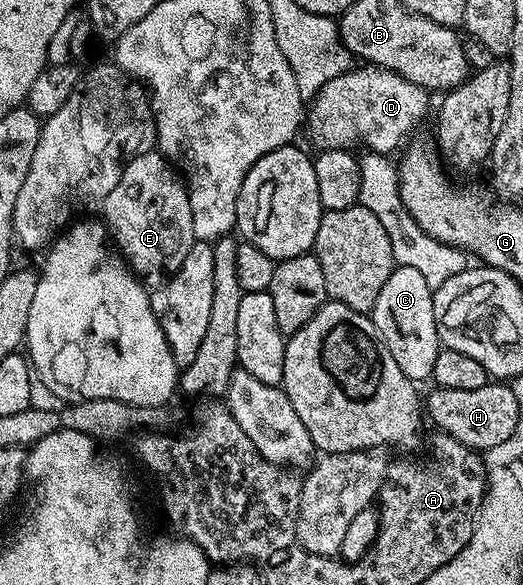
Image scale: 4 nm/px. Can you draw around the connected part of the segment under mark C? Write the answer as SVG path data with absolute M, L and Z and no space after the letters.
M395 265L384 288L380 288L380 296L376 296L372 317L374 327L378 329L378 335L384 340L388 352L392 352L392 360L396 360L396 364L400 364L400 372L404 372L404 376L408 376L410 381L415 384L422 384L425 378L427 381L433 375L436 356L440 349L436 316L434 315L434 292L428 284L428 280L424 280L424 276L420 276L420 272L416 272L416 268Z

